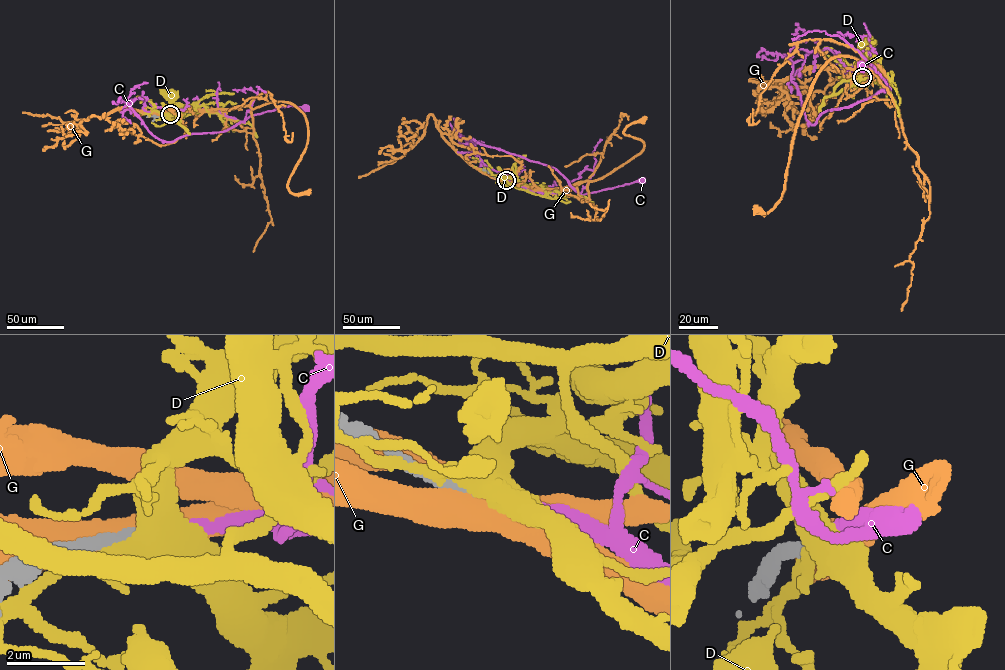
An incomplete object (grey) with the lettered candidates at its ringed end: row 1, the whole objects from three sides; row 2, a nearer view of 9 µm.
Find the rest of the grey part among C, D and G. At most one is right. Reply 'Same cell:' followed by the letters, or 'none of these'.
Same cell: C

